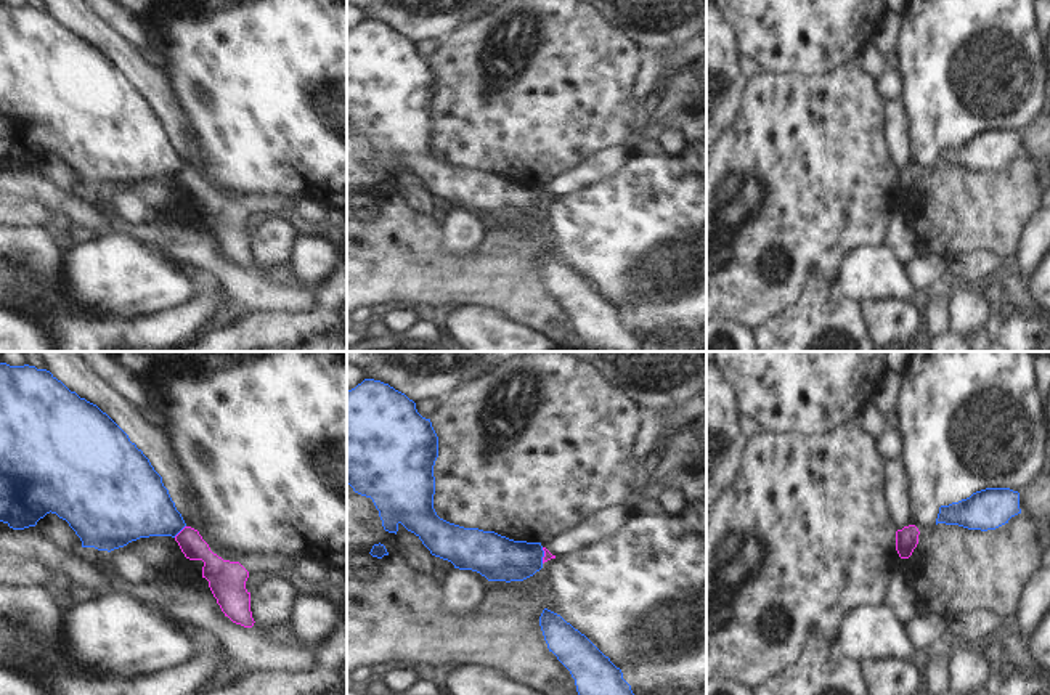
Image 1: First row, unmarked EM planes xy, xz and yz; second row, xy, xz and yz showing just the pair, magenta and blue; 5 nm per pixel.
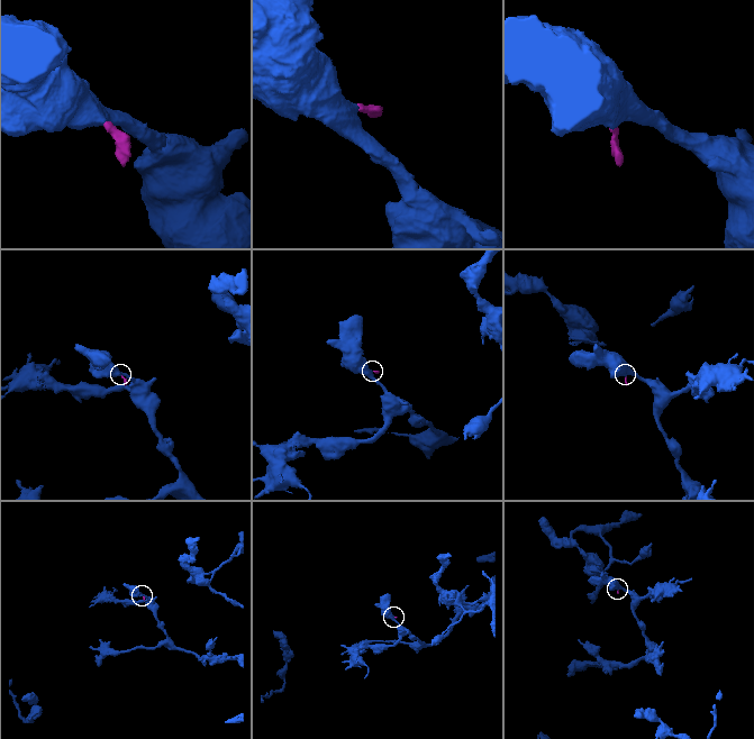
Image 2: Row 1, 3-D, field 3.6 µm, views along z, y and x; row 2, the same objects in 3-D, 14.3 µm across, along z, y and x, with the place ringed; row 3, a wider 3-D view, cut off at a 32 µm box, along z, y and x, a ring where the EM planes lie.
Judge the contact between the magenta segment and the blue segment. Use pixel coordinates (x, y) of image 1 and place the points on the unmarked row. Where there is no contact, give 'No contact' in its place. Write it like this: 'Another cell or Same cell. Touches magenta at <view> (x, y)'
Another cell. Touches magenta at xy (180, 172)

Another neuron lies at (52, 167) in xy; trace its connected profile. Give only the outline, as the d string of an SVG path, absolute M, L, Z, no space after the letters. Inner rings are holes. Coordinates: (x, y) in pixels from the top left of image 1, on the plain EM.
M50 152L40 159L35 165L35 170L64 191L72 191L77 186L75 172L56 154Z

